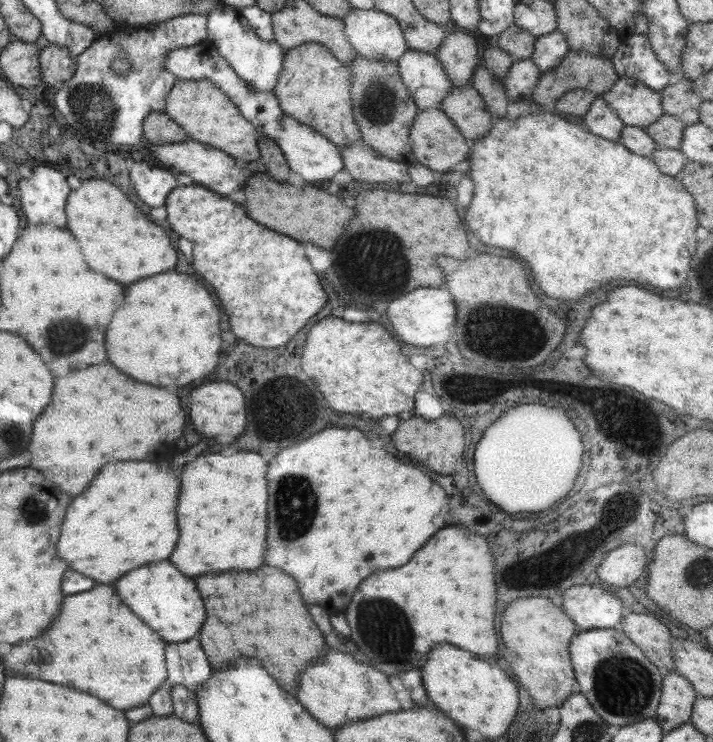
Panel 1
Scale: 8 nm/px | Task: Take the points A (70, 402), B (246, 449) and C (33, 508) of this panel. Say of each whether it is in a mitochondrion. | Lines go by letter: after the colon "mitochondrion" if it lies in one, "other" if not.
A: other
B: other
C: mitochondrion

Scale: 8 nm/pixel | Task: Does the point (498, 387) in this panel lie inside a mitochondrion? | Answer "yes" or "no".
no

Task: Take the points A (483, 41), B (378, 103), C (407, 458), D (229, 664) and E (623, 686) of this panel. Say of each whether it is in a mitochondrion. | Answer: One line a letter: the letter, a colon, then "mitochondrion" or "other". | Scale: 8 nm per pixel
A: other
B: mitochondrion
C: other
D: other
E: mitochondrion

